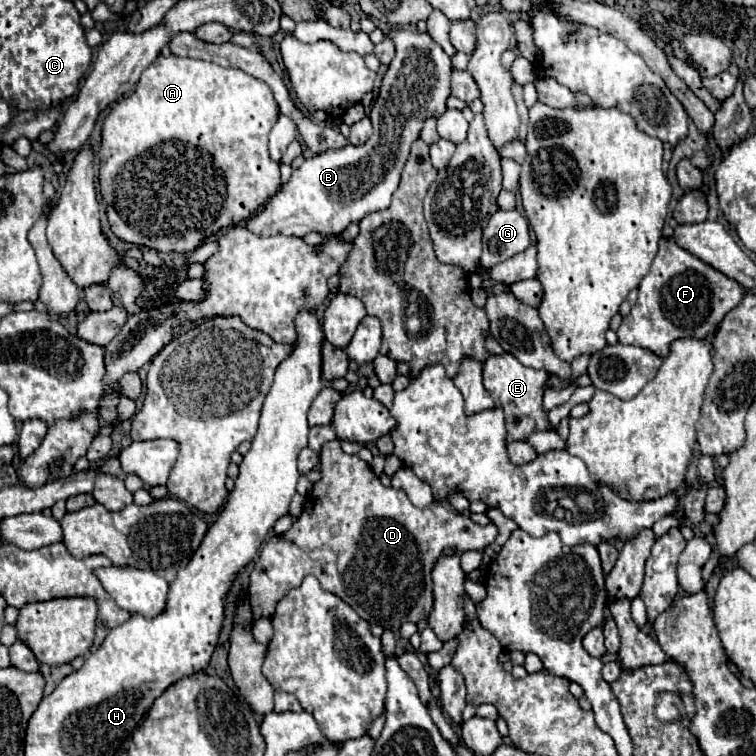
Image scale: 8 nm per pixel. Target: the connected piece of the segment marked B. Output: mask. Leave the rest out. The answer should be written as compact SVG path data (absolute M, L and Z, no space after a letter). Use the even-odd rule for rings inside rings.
M391 30L391 34L387 36L395 42L397 54L389 64L389 70L379 90L379 98L375 100L375 106L369 114L373 122L373 136L361 146L345 144L343 148L325 150L321 154L307 158L297 170L293 170L291 180L277 190L277 194L265 204L265 208L247 222L247 228L253 234L259 236L275 236L275 234L305 236L309 232L319 232L321 236L341 234L351 222L359 222L367 214L385 210L391 204L391 198L399 186L401 170L409 158L411 144L419 138L423 122L427 118L445 112L445 102L451 94L449 90L451 60L429 34L419 34L415 30Z

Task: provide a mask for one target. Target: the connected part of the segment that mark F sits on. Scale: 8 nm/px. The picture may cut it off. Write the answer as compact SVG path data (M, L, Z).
M661 240L649 274L639 284L639 298L617 330L621 344L647 348L657 356L669 354L669 344L677 338L707 338L729 310L743 298L743 286L723 272L711 268L673 240Z

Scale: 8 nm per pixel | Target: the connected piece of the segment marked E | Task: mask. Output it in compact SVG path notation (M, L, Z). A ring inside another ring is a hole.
M503 354L493 356L489 362L483 364L483 386L491 394L497 408L505 412L505 428L507 428L507 442L519 440L525 442L529 434L535 430L547 430L547 414L543 410L543 392L549 374L545 370L529 370L523 366L515 356Z

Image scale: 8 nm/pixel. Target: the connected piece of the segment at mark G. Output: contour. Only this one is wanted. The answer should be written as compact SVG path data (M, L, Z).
M497 210L483 228L481 266L491 270L495 264L513 258L531 244L529 222L519 210Z

